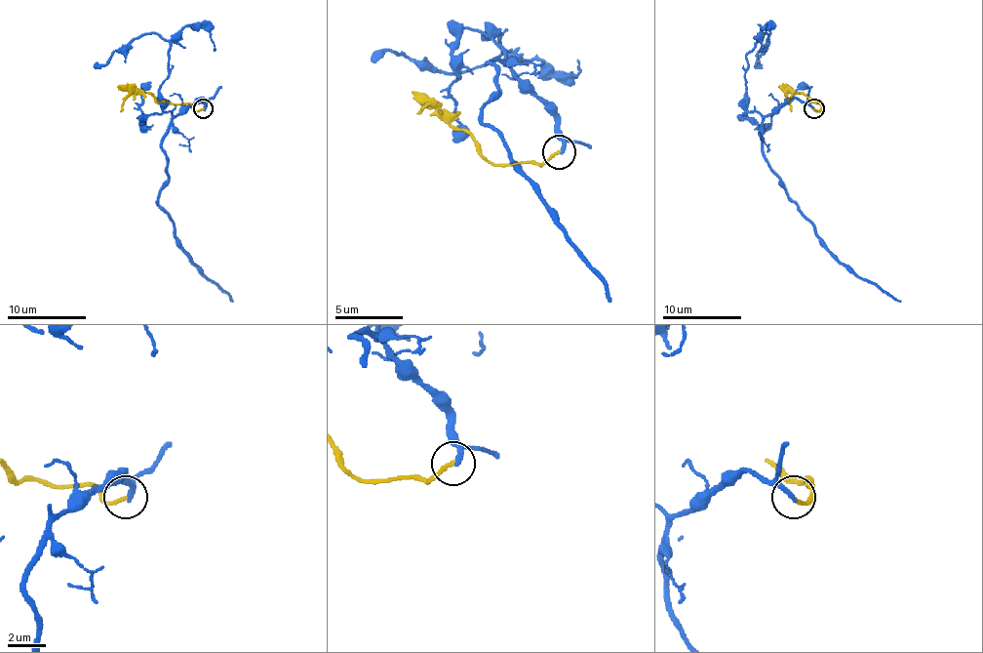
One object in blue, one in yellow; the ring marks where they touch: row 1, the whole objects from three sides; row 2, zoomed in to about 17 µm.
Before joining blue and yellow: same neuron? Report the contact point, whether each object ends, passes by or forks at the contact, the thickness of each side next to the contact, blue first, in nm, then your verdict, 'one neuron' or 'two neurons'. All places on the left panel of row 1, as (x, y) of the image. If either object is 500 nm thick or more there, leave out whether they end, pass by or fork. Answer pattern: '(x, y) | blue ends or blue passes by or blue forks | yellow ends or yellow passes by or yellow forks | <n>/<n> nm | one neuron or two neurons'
(203, 108) | blue ends | yellow ends | 300/200 nm | two neurons

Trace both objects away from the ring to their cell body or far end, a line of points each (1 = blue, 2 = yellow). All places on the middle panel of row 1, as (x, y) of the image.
1: (562, 153), (548, 105), (507, 64), (487, 61), (497, 68), (487, 122), (612, 302)
2: (558, 153), (544, 163), (491, 163), (466, 133), (433, 109), (415, 112)

